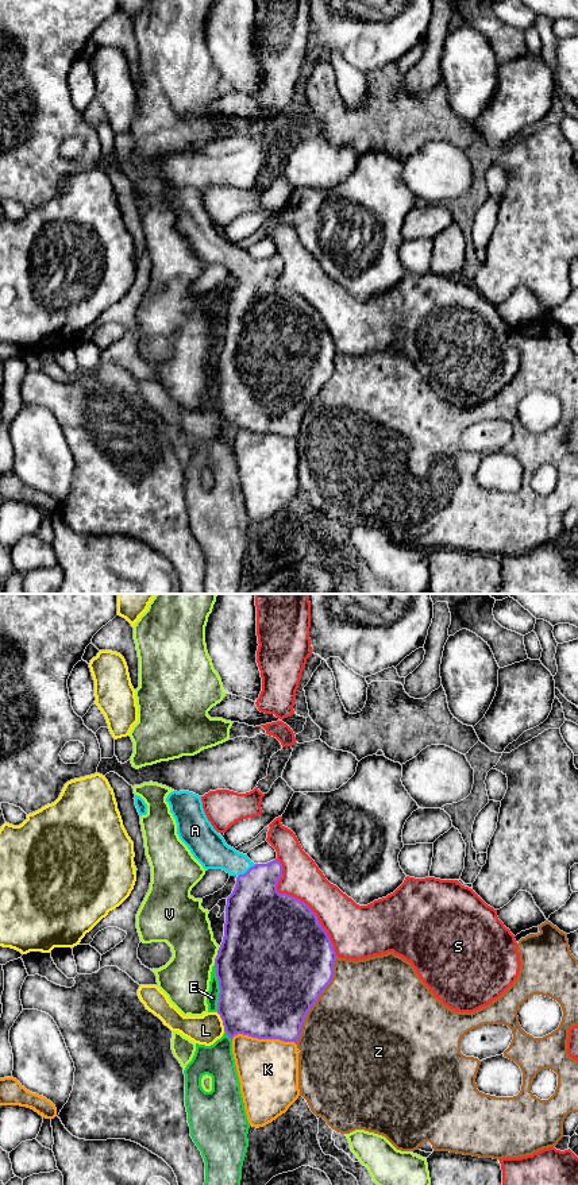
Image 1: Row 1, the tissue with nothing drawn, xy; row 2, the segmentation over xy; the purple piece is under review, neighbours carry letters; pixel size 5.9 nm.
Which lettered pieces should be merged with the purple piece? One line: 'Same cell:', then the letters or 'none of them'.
Same cell: A

